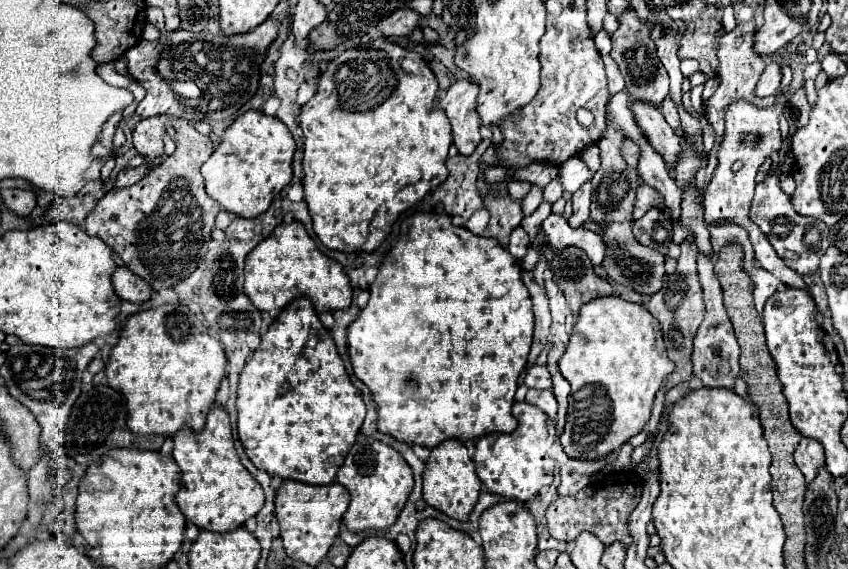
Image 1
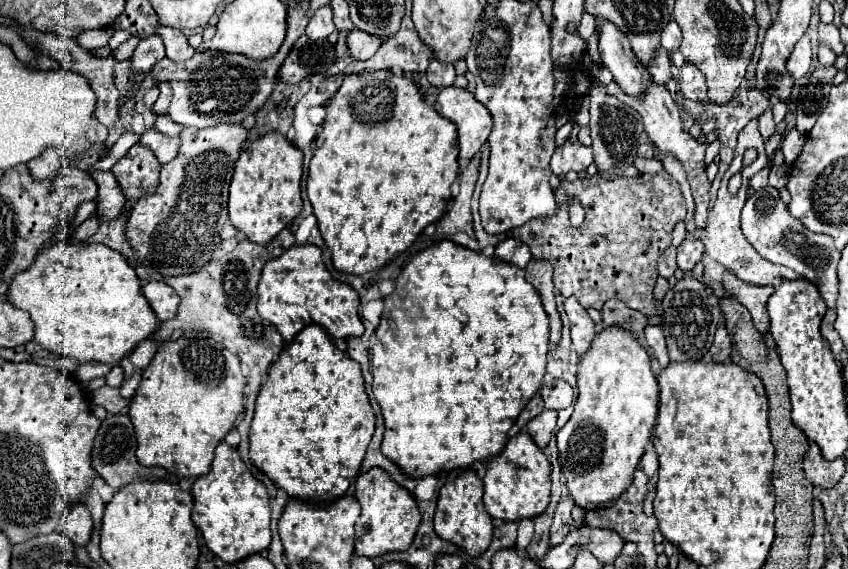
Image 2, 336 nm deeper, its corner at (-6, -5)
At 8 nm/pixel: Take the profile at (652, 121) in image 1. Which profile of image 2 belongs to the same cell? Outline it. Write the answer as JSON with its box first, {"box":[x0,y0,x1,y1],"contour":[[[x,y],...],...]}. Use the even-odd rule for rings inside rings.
{"box":[598,21,650,97],"contour":[[[610,21],[598,23],[598,51],[602,55],[604,67],[608,67],[614,75],[614,81],[634,97],[640,97],[646,85],[650,83],[650,73],[640,59],[632,53],[628,37],[616,29]]]}

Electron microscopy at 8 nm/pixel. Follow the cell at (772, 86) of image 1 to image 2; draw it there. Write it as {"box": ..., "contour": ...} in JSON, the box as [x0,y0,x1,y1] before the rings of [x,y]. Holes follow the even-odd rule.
{"box":[786,35,812,79],"contour":[[[804,35],[804,37],[796,43],[796,47],[794,47],[794,51],[792,51],[792,55],[790,55],[786,67],[788,67],[788,73],[790,73],[794,79],[800,79],[800,77],[806,75],[810,63],[812,63],[810,37]]]}

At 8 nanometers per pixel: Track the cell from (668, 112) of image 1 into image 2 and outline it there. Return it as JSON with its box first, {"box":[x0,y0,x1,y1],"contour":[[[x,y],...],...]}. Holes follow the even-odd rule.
{"box":[648,47,672,85],"contour":[[[658,47],[652,61],[648,63],[648,71],[650,71],[650,81],[656,85],[666,85],[672,79],[672,71],[670,71],[670,57],[668,53]]]}

